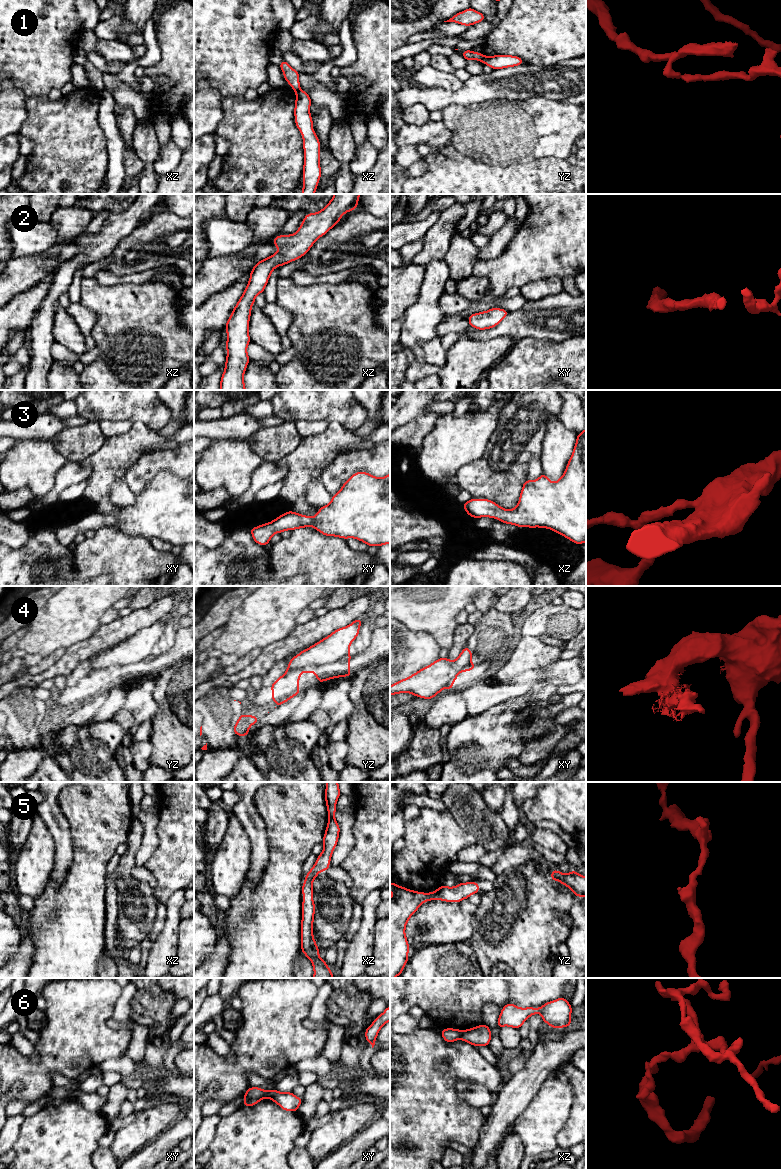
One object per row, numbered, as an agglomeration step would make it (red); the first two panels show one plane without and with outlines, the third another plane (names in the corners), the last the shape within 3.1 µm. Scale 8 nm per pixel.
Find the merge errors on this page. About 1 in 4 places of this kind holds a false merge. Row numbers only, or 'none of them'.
1, 4, 6

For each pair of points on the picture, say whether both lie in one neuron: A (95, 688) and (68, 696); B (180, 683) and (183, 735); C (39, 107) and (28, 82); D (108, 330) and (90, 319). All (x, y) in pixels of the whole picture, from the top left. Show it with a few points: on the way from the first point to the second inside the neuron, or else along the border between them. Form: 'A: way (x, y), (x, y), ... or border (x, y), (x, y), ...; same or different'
A: way (88, 688), (83, 692), (75, 693); same
B: way (165, 691), (164, 697), (167, 708), (176, 720); same
C: border (48, 95), (27, 97); different
D: border (81, 305), (96, 316), (90, 334); different

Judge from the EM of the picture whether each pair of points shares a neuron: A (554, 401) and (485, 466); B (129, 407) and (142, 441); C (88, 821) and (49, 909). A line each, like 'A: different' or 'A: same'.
A: same
B: different
C: same

